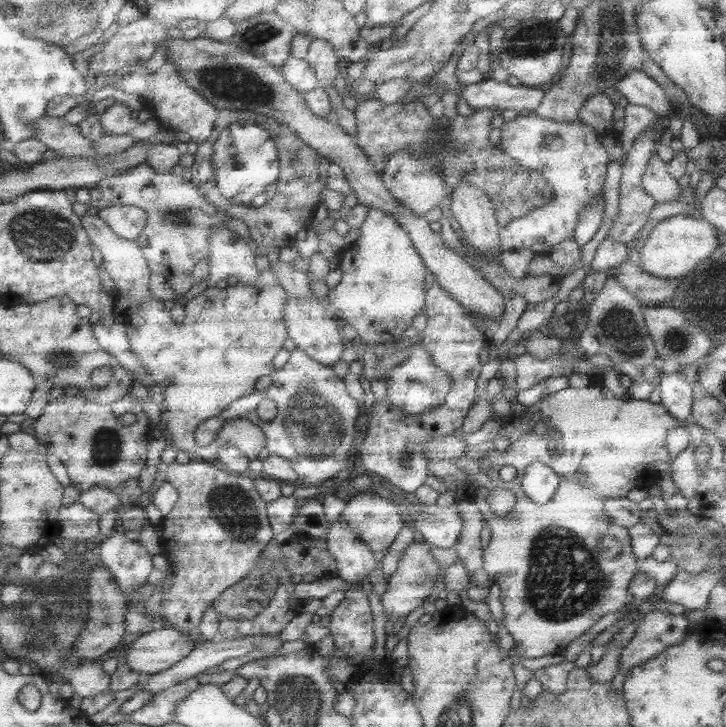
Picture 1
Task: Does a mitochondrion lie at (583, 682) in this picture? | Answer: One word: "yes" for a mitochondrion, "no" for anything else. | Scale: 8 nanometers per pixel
no

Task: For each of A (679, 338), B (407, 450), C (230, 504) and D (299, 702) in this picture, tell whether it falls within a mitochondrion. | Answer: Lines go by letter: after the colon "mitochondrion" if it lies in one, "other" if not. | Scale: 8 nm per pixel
A: mitochondrion
B: mitochondrion
C: mitochondrion
D: mitochondrion

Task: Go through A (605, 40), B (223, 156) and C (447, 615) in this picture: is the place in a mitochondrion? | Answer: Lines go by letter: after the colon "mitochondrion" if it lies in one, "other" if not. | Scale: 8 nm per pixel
A: mitochondrion
B: mitochondrion
C: other

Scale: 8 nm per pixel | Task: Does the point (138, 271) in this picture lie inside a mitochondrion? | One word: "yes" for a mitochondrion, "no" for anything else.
no

